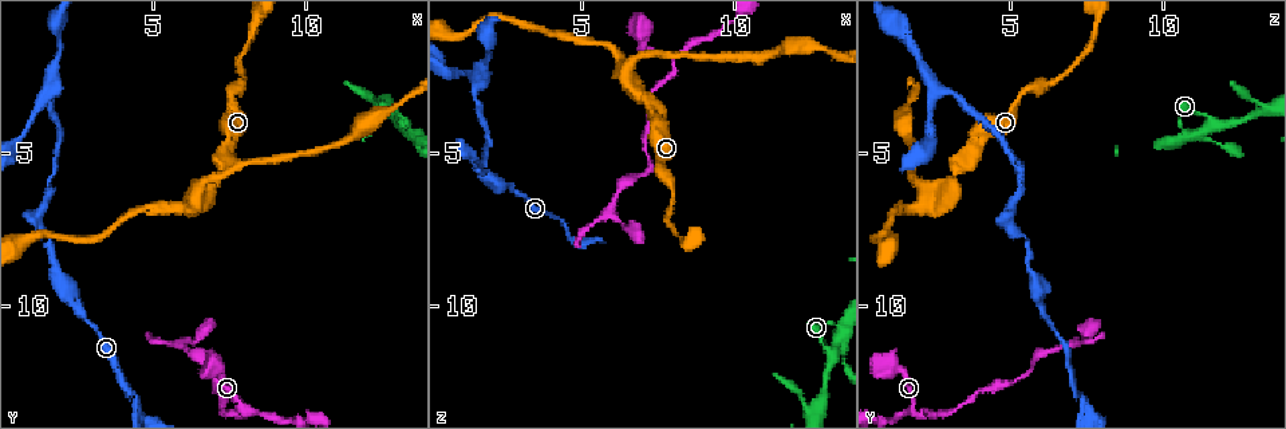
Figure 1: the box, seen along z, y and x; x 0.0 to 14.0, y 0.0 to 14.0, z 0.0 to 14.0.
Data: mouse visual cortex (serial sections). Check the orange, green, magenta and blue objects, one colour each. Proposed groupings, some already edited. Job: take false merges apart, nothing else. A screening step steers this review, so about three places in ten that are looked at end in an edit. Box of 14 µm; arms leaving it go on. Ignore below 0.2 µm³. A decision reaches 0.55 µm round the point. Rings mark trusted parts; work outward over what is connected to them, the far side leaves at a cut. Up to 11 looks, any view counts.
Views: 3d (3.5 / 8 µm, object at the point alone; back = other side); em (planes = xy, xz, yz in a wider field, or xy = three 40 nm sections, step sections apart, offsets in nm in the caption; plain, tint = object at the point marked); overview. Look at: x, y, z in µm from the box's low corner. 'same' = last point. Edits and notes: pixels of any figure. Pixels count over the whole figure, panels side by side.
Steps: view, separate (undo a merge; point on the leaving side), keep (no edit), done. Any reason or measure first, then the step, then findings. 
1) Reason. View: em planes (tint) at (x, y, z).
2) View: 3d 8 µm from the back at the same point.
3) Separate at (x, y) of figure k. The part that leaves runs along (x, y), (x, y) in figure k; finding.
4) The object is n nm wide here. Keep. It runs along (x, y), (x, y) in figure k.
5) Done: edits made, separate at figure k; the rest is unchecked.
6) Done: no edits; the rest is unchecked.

View: 3d 3.5 µm at (4.5, 13.1, 7.4).

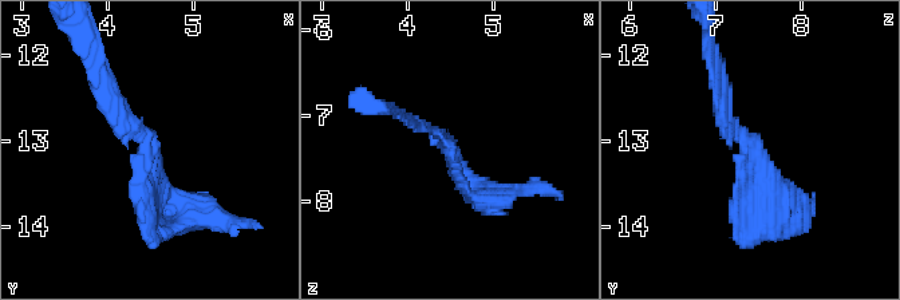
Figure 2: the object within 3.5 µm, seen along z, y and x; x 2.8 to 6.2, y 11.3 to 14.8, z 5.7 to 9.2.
View: em xy step 2 (tint) at (4.45, 13.10, 7.40).

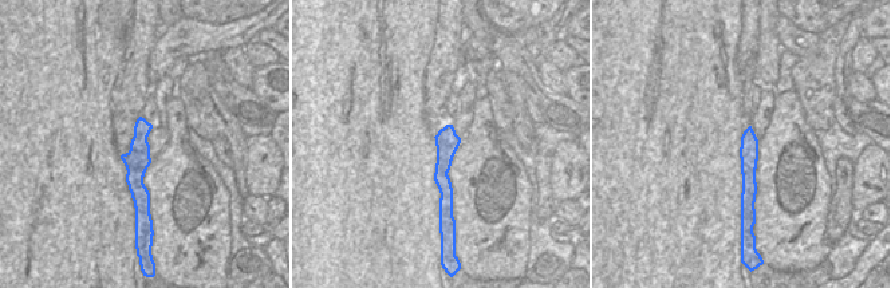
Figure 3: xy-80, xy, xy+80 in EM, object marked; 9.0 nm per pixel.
The object is 220 nm wide here. Keep. It runs along (721, 86), (727, 127), (800, 209) in figure 2; all the same cell.

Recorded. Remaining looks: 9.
Sharp bend. View: 3d 3.5 µm at (1.5, 7.7, 5.5).

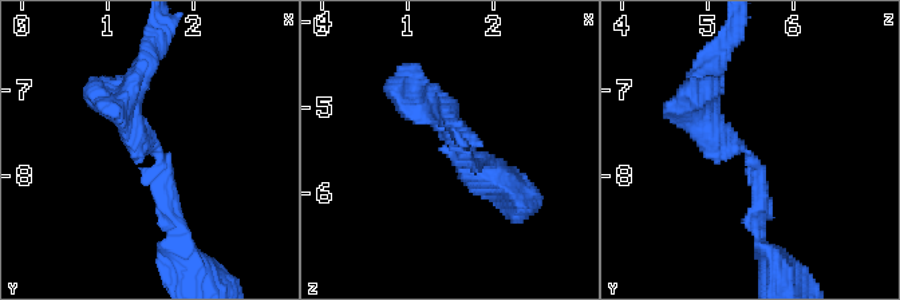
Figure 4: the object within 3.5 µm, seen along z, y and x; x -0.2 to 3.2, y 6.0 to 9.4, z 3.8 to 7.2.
The arms are 200, 300 nm wide; now the EM. View: em planes (tint) at (1.55, 7.70, 5.40).

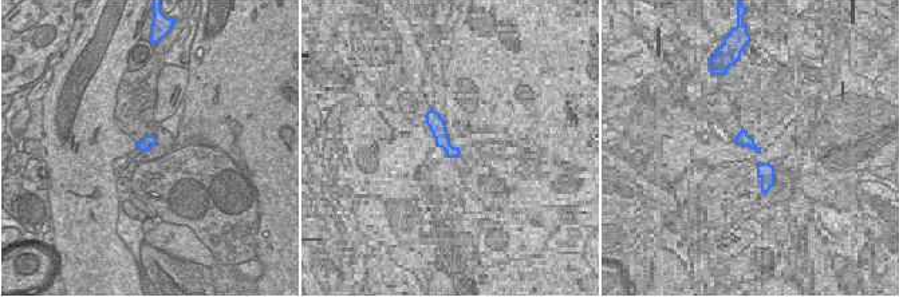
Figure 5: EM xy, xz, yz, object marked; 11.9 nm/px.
Keep. It runs along (760, 228), (757, 170), (709, 121), (709, 81) in figure 4; one cell here.

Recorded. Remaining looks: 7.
Three arms meet. View: 3d 3.5 µm at (13.3, 3.9, 11.6).

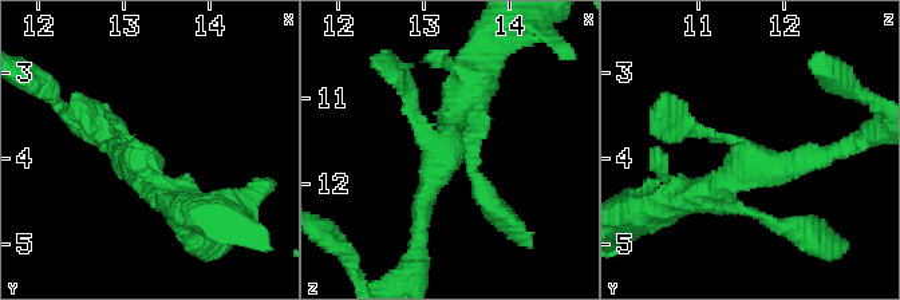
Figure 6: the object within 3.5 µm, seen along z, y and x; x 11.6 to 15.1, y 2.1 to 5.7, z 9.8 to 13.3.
Need the tissue. View: em xy step 2 (tint) at (13.20, 4.00, 11.55).

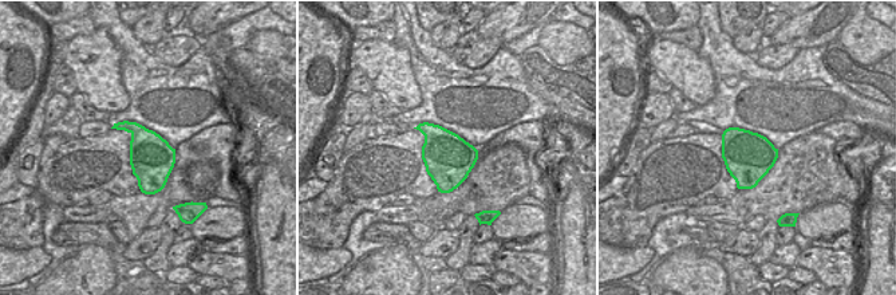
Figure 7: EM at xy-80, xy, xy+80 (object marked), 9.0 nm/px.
Keep. It runs along (683, 118), (769, 168), (827, 154) in figure 6; continuous, no second cell.

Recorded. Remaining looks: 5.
Calibre changes. View: 3d 8 µm from the back at (1.6, 2.9, 2.7).

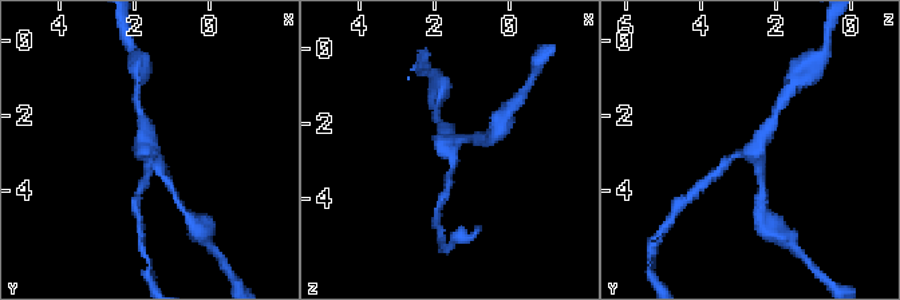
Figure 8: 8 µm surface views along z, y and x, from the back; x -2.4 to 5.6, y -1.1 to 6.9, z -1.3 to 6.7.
Closer look. View: 3d 3.5 µm at (1.6, 3.0, 2.7).

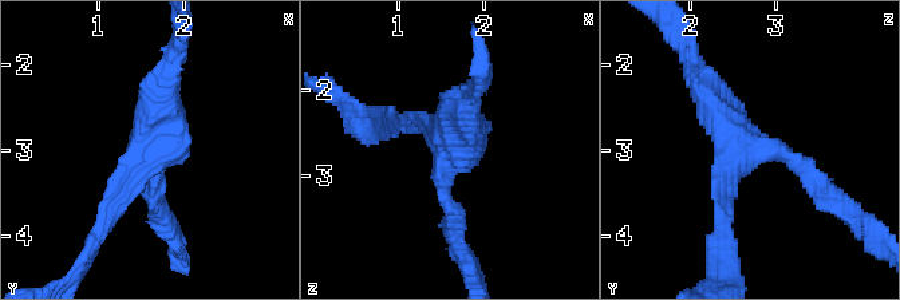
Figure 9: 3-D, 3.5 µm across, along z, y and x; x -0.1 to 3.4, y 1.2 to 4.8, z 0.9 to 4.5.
3 arms meet here; the arms are 200, 200, 400 nm wide; need the tissue. View: em planes (tint) at (1.60, 3.00, 2.70).

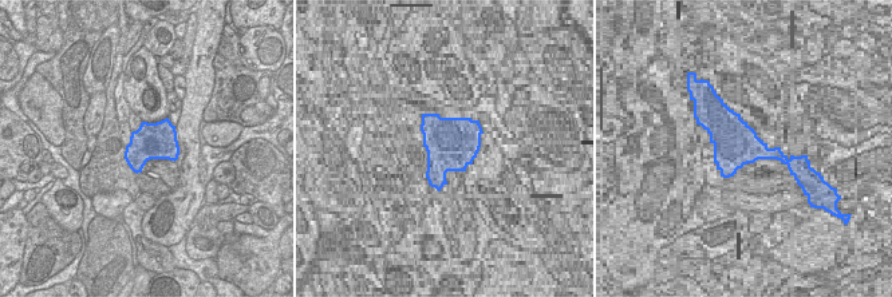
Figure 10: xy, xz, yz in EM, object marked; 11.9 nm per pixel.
Keep. It runs along (821, 186), (739, 141), (702, 79) in figure 9; all the same cell.

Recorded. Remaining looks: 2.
Done: no edits; the rest is unchecked.

